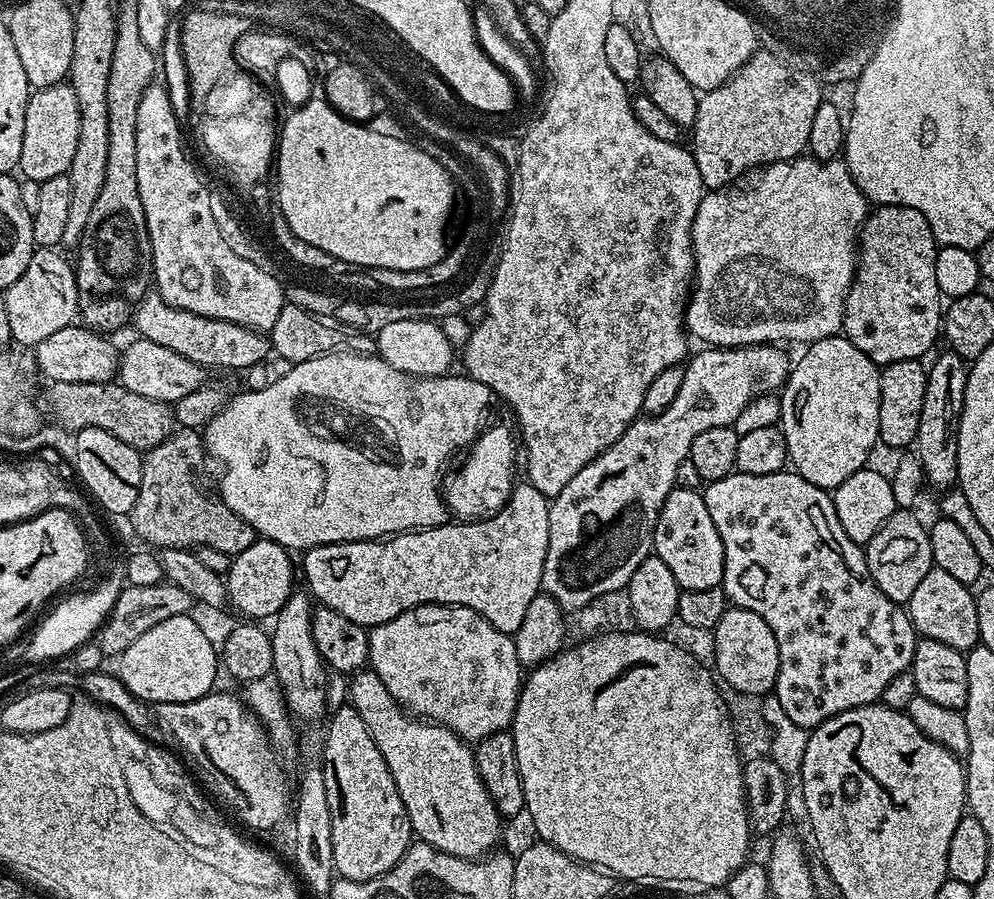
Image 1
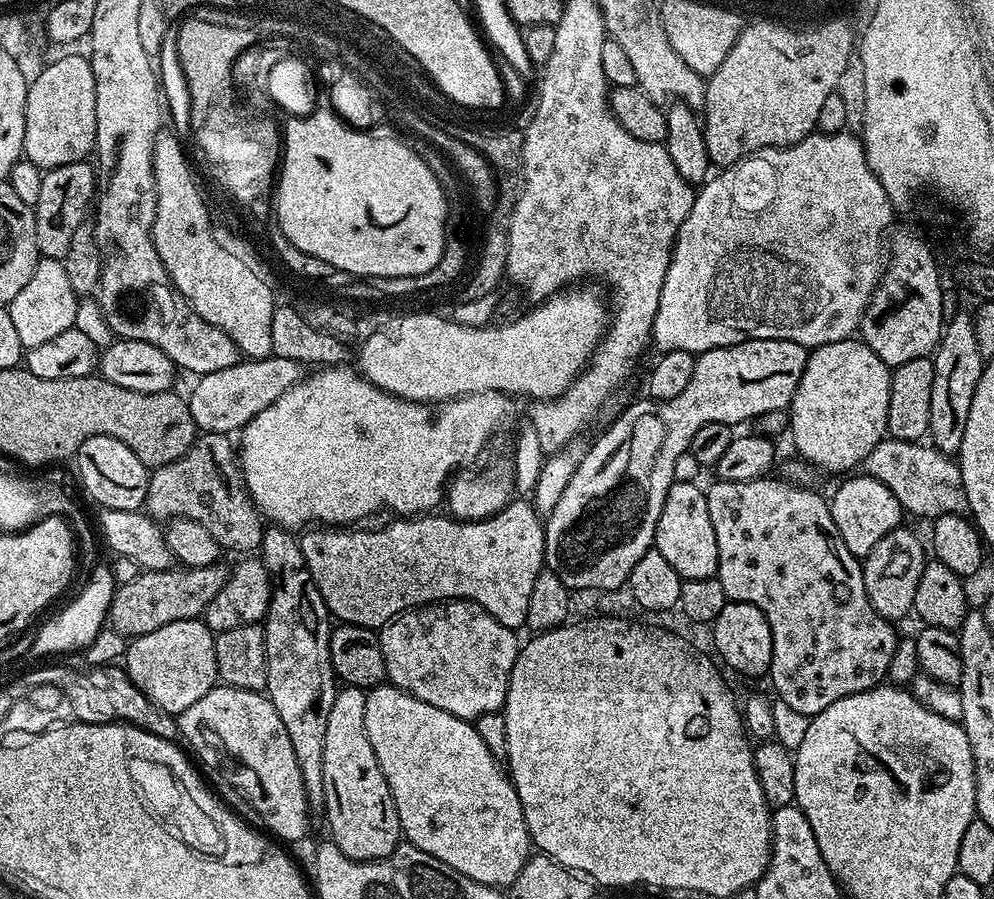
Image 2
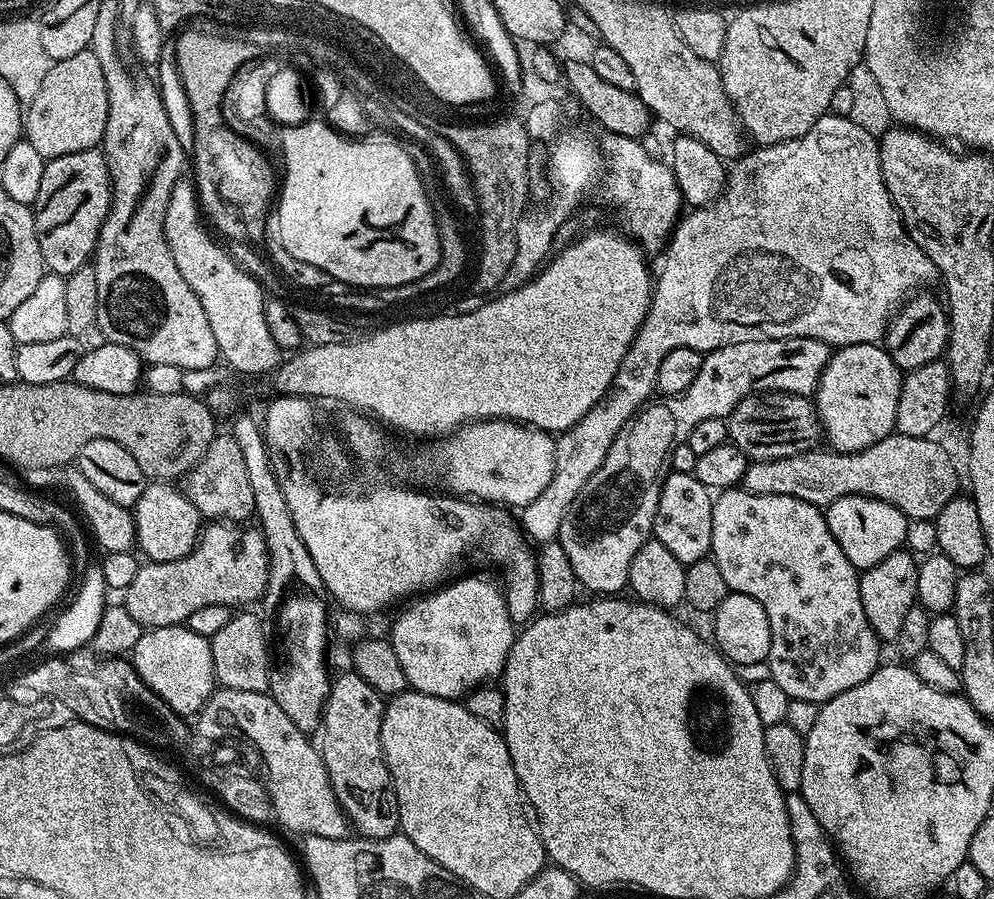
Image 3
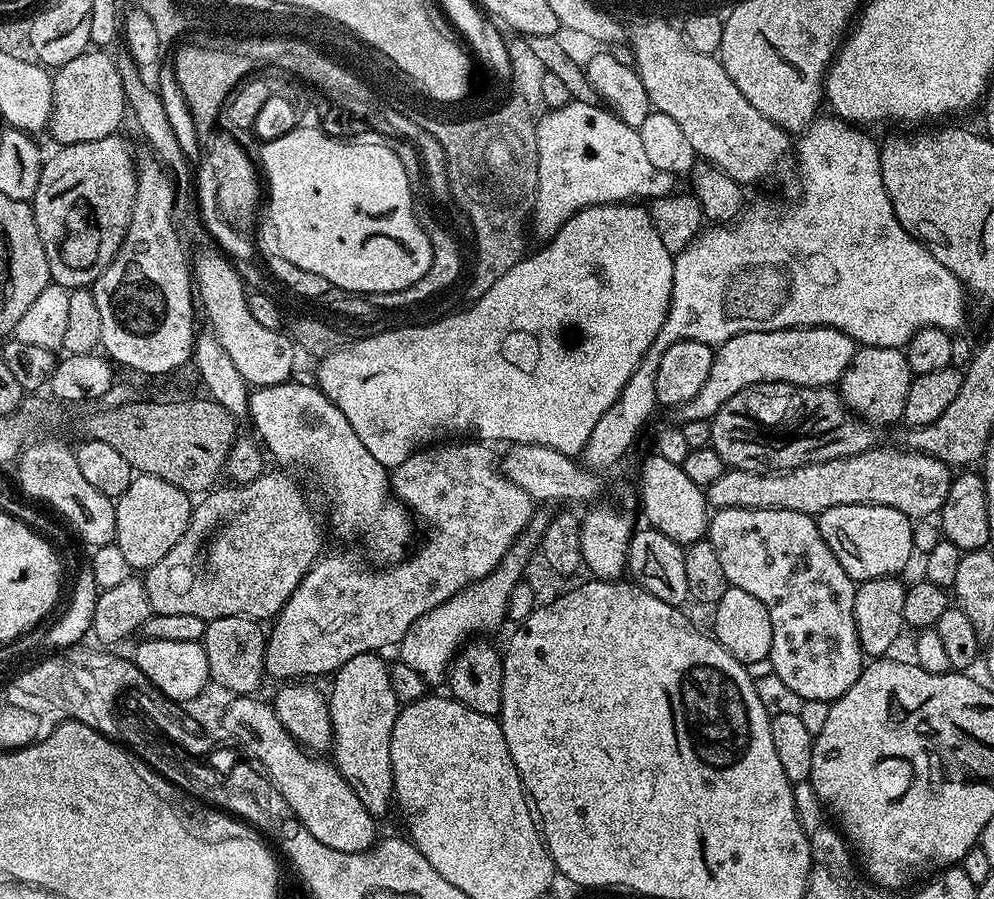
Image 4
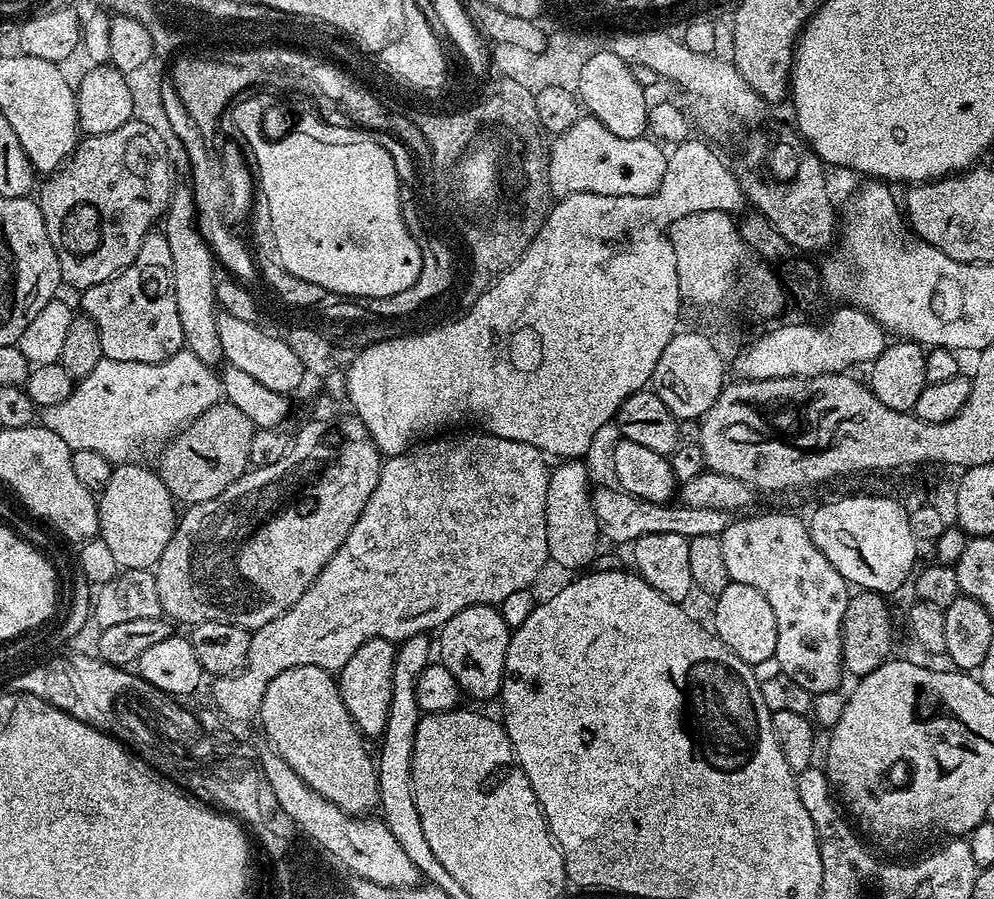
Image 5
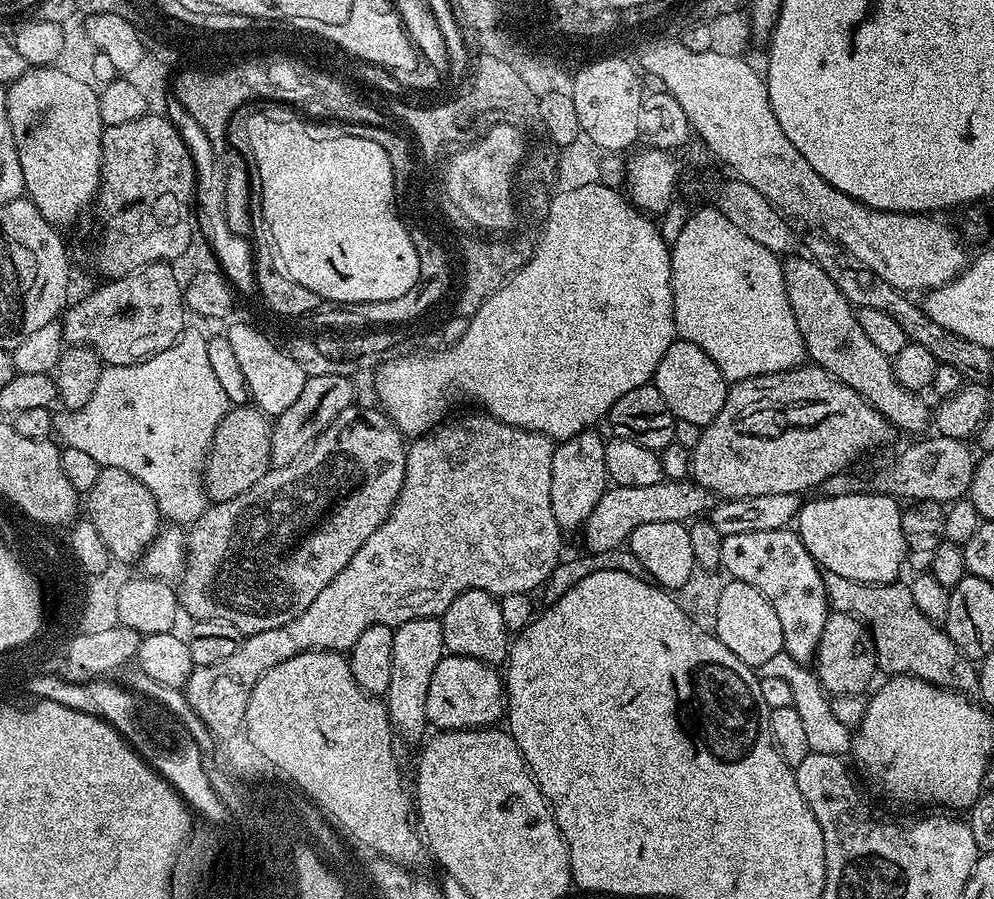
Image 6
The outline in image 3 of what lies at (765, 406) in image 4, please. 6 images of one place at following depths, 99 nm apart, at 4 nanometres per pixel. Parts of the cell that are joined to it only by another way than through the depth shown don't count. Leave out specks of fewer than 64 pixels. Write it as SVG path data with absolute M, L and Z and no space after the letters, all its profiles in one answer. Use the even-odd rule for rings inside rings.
M761 392L748 396L726 417L728 440L748 456L749 461L786 458L807 452L822 436L816 405L809 397L794 392Z

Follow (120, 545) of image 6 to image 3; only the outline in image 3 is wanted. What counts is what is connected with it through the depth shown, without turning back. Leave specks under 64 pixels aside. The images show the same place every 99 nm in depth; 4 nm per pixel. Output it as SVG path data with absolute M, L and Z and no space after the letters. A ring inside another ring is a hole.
M172 482L149 483L135 502L132 521L136 524L134 544L138 552L140 548L139 555L154 564L174 562L188 556L202 531L202 517L198 506L194 506L194 502L190 502L190 498Z

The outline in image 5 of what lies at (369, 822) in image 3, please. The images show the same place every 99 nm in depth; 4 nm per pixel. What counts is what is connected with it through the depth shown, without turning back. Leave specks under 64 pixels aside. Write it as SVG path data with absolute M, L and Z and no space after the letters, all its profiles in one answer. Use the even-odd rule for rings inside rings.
M370 638L370 642L362 642L362 646L358 646L354 654L350 654L350 662L346 662L346 666L339 670L340 697L360 735L365 738L380 738L384 734L387 712L390 710L396 651L397 645L393 641Z

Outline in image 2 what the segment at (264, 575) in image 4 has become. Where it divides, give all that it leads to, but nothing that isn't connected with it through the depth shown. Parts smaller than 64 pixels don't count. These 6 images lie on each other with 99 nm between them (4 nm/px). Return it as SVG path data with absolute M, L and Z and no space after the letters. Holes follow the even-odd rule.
M215 563L205 568L170 572L141 571L140 576L134 578L134 582L119 585L113 594L107 614L111 631L121 632L126 638L135 638L150 634L170 622L197 619L222 590L226 572L220 567L219 563Z

